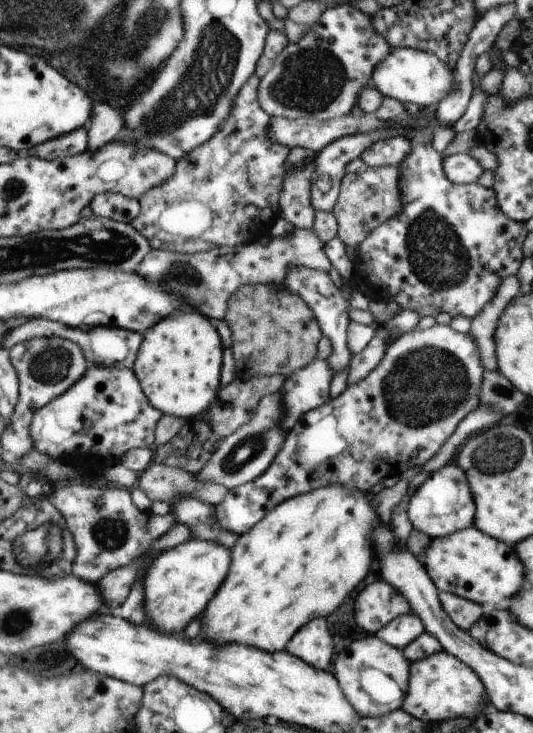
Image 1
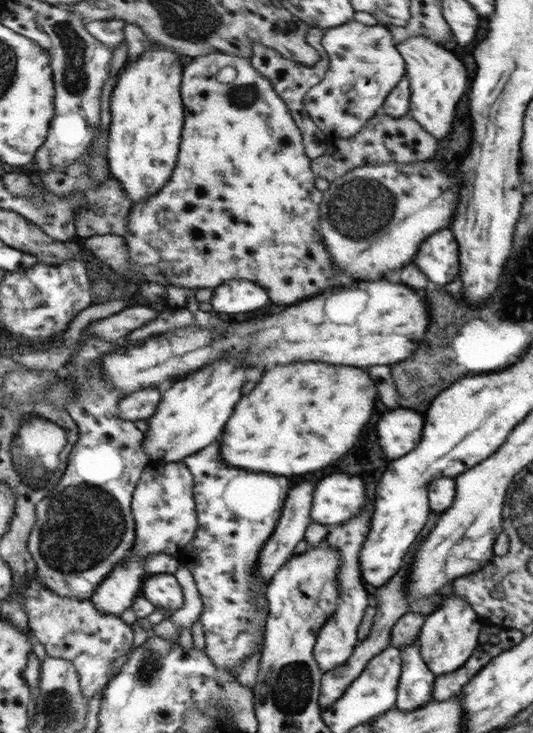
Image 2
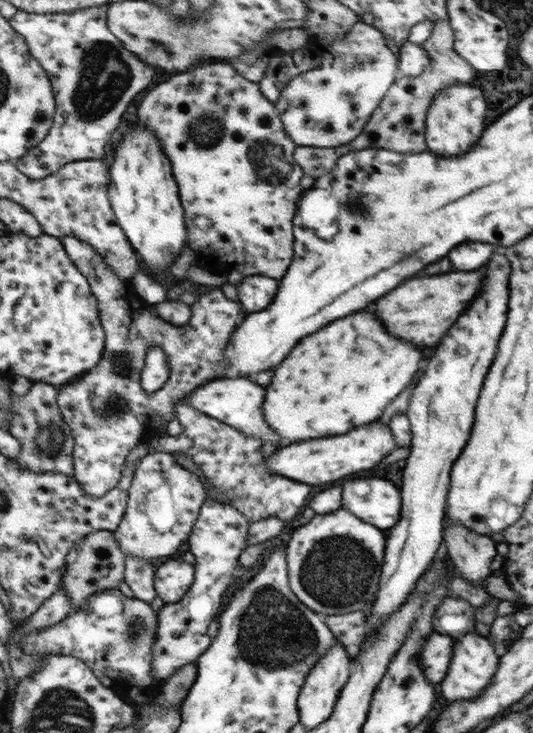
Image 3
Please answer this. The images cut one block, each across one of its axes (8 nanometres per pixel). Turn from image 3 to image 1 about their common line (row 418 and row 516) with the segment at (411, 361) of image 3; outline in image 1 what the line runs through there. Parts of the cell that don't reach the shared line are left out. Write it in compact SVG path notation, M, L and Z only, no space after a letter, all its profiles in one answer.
M327 486L319 490L313 490L307 494L300 494L276 506L270 511L259 523L252 526L247 533L240 534L235 544L231 548L231 558L233 558L233 566L229 566L229 578L225 578L225 582L221 584L221 590L217 590L217 594L213 596L213 602L209 602L209 606L205 606L205 614L201 614L201 632L209 642L215 642L217 646L225 646L231 644L235 640L235 644L243 644L243 646L253 646L259 650L274 653L283 651L285 644L289 642L289 638L309 620L317 618L317 616L329 616L343 600L345 596L363 580L363 576L367 574L369 562L371 562L371 546L369 546L369 532L371 526L375 524L375 514L371 510L371 506L367 504L367 498L363 492L357 490L347 490L341 486Z

